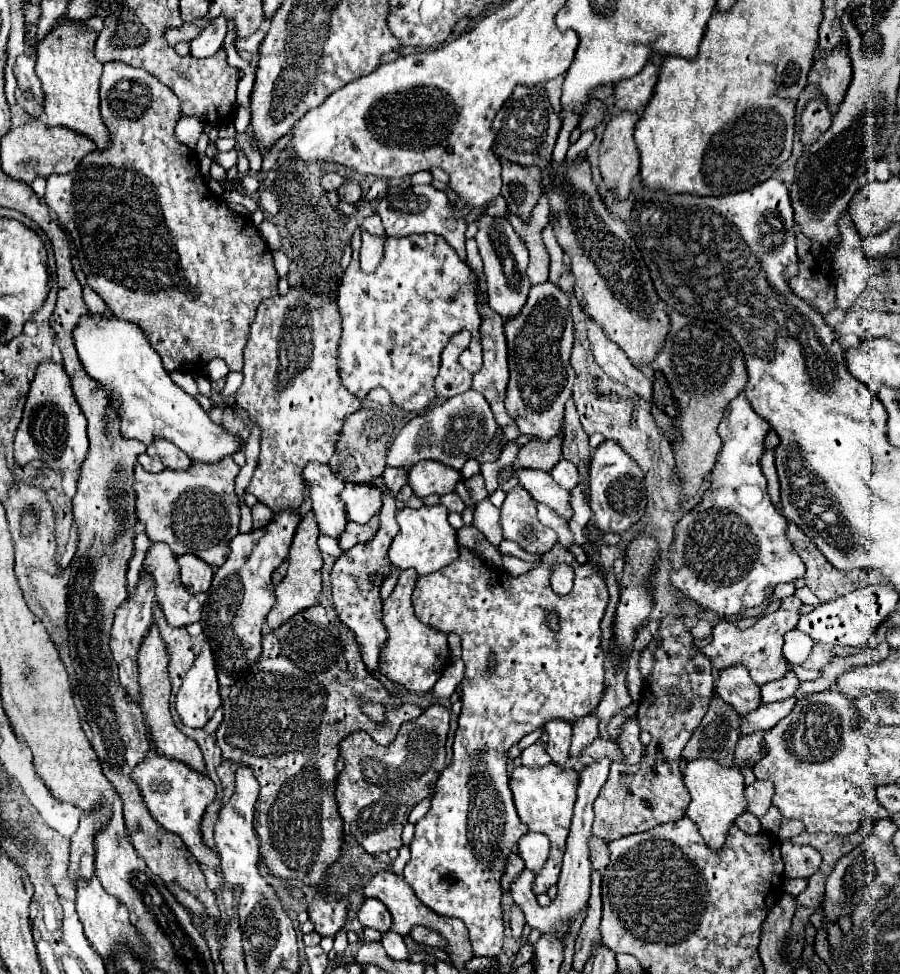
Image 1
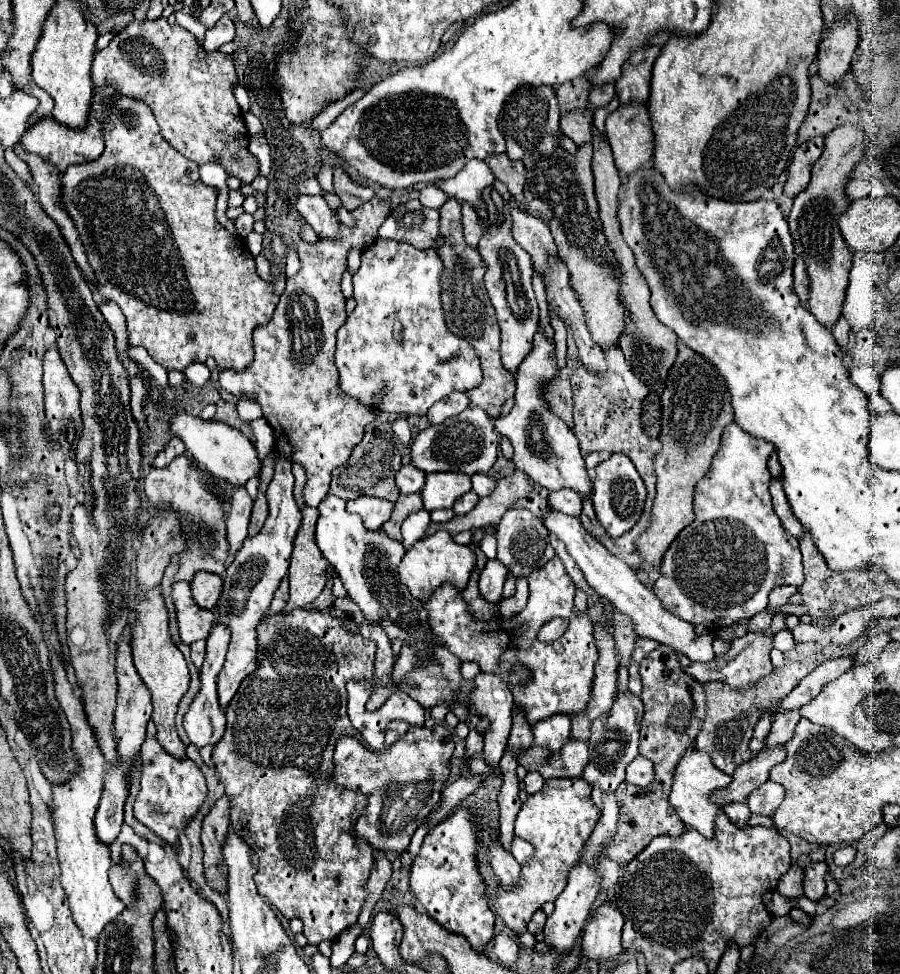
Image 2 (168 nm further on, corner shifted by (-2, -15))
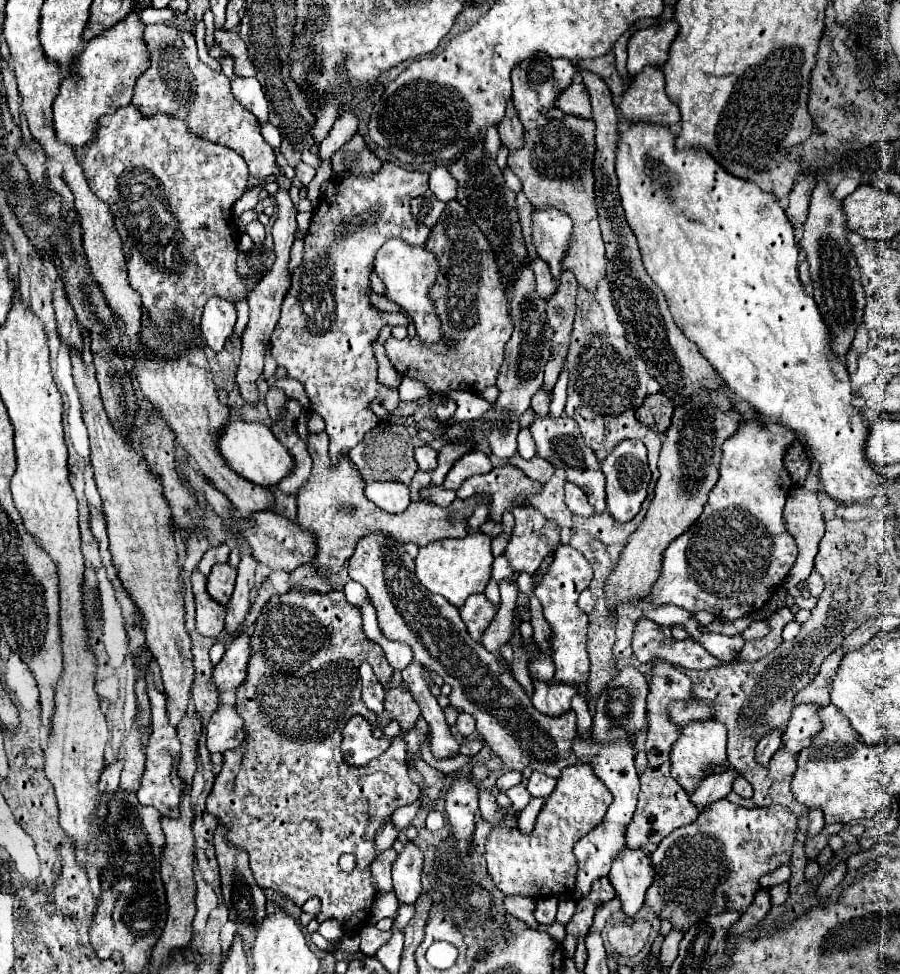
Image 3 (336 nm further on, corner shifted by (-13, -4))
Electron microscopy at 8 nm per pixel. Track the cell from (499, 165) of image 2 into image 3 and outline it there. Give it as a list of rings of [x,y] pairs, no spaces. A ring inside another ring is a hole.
[[[509,98],[507,102],[507,110],[505,110],[505,116],[503,120],[499,122],[499,136],[501,136],[501,142],[509,148],[509,150],[515,150],[519,148],[519,144],[523,144],[523,124],[519,120],[519,114],[513,106],[513,100]]]

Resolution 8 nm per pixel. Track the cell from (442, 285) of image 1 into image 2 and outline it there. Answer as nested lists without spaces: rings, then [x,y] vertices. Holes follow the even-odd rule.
[[[378,237],[376,243],[362,251],[360,269],[352,277],[356,309],[338,329],[336,343],[338,385],[346,395],[376,411],[424,417],[438,399],[448,397],[452,391],[470,391],[482,383],[482,367],[476,349],[472,349],[466,339],[450,333],[446,327],[440,301],[442,273],[444,265],[434,249],[420,251],[408,243]],[[396,323],[400,323],[400,339],[396,339],[394,333]]]

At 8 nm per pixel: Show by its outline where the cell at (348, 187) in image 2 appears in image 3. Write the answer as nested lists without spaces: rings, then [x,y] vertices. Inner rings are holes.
[[[353,134],[353,138],[335,152],[331,164],[333,164],[333,178],[343,176],[345,172],[375,174],[381,168],[381,160],[365,146],[361,134]]]

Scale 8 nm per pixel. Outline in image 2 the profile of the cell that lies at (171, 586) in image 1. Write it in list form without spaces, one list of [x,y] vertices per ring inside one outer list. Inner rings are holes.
[[[188,581],[172,583],[172,599],[176,607],[178,631],[180,631],[182,643],[190,645],[198,639],[206,639],[214,623],[214,611],[206,611],[194,603]]]

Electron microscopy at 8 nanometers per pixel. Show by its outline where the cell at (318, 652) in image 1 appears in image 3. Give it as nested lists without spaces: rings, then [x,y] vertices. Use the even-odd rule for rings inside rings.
[[[291,590],[287,594],[277,594],[273,596],[261,610],[257,622],[255,622],[255,628],[253,628],[253,634],[251,634],[251,658],[249,658],[249,664],[247,664],[247,678],[239,684],[237,688],[237,712],[239,716],[243,718],[245,726],[243,730],[247,732],[247,740],[243,744],[243,760],[241,760],[241,766],[237,766],[237,770],[233,774],[229,774],[229,778],[223,778],[225,776],[225,770],[219,774],[219,778],[215,778],[215,784],[213,784],[213,790],[211,794],[207,796],[207,812],[211,812],[213,816],[219,818],[219,822],[225,826],[225,842],[231,846],[231,848],[239,848],[239,850],[245,850],[247,856],[249,856],[249,868],[253,872],[253,878],[257,880],[257,884],[263,888],[263,890],[273,890],[273,892],[281,892],[285,894],[287,898],[291,898],[295,904],[303,906],[305,898],[311,898],[311,896],[317,896],[321,898],[321,912],[317,916],[317,920],[327,920],[327,918],[335,918],[337,922],[341,922],[345,934],[353,936],[353,934],[359,934],[359,930],[367,924],[369,920],[369,912],[371,912],[371,904],[373,904],[373,898],[375,898],[375,886],[371,884],[369,880],[369,866],[373,862],[373,840],[375,840],[375,834],[377,830],[381,828],[381,824],[399,808],[399,806],[407,806],[407,804],[413,804],[417,798],[419,798],[419,786],[415,786],[411,782],[411,778],[407,776],[407,766],[405,766],[405,742],[402,736],[399,735],[391,742],[391,748],[389,752],[383,752],[381,756],[377,756],[375,760],[371,760],[369,764],[365,766],[349,766],[343,756],[341,756],[341,730],[343,730],[343,724],[349,720],[349,716],[353,714],[361,714],[372,726],[373,735],[380,737],[382,734],[383,725],[389,724],[391,720],[397,720],[401,727],[402,733],[411,730],[416,720],[421,715],[418,704],[414,701],[412,695],[406,690],[404,685],[400,685],[395,690],[387,690],[384,699],[384,709],[386,709],[381,715],[377,716],[375,712],[367,710],[367,706],[361,702],[361,686],[359,686],[359,666],[363,662],[369,662],[373,672],[377,674],[379,682],[385,687],[386,684],[391,682],[391,674],[393,674],[393,668],[389,666],[385,654],[383,654],[383,648],[375,642],[371,642],[365,632],[363,632],[363,626],[361,626],[361,610],[359,606],[353,606],[345,600],[345,594],[341,590],[335,590],[335,592],[329,592],[329,594],[319,594],[319,592],[299,592],[299,590]],[[341,854],[353,854],[355,856],[355,870],[351,874],[339,870],[339,856]]]

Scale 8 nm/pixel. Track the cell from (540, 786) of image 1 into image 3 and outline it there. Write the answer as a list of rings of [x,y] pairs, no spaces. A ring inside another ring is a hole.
[[[575,764],[563,770],[557,780],[557,788],[547,798],[547,804],[537,816],[535,828],[529,836],[521,833],[518,822],[511,814],[506,814],[502,821],[491,830],[487,838],[487,870],[495,886],[503,894],[521,894],[521,896],[565,896],[575,890],[577,880],[577,860],[573,846],[593,828],[597,828],[611,804],[613,796],[603,788],[603,782],[591,772],[587,764]]]

